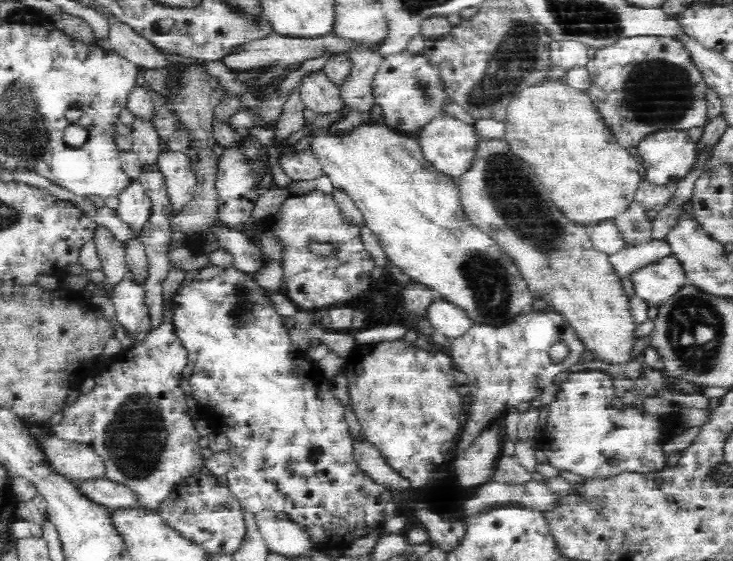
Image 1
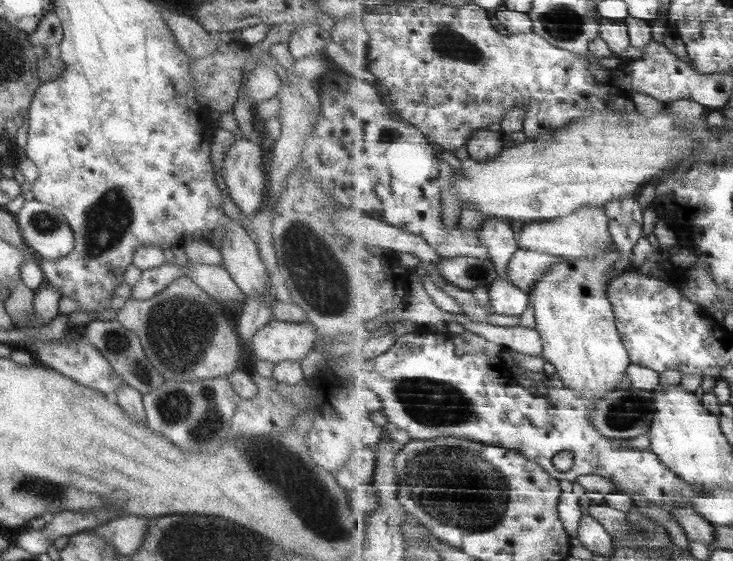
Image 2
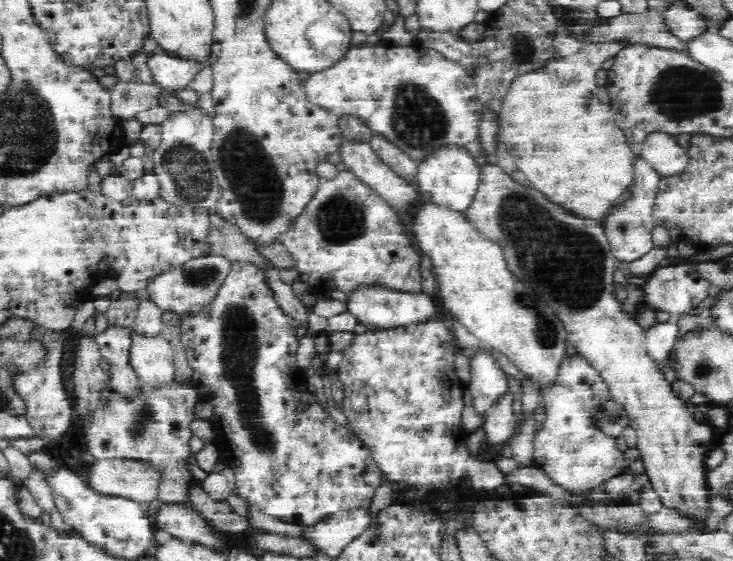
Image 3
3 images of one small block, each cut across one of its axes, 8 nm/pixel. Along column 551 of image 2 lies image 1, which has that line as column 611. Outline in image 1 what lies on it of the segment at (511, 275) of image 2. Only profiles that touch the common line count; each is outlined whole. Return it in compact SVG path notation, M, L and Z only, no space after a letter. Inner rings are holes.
M650 239L633 245L625 244L621 249L608 255L608 262L620 280L632 276L640 267L671 253L669 244L662 239Z

